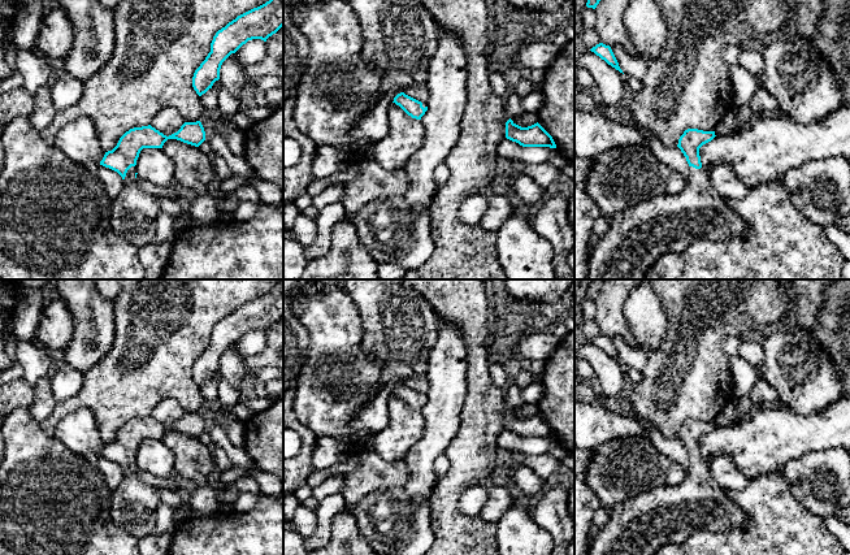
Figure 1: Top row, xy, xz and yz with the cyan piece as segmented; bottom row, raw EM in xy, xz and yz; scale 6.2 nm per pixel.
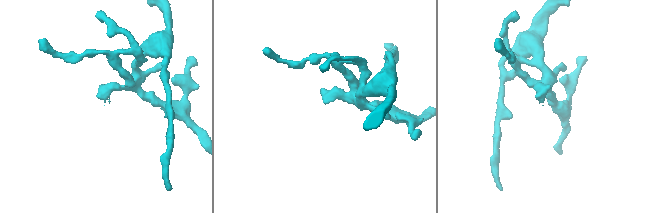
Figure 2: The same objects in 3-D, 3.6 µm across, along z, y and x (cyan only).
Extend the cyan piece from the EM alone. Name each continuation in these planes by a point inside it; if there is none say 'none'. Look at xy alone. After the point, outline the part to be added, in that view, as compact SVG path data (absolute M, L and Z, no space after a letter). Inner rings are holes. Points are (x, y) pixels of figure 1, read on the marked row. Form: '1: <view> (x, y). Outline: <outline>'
1: xy (133, 213). Outline: M135 166L127 170L121 194L112 200L110 225L116 234L140 250L157 238L156 218L161 209L155 196L139 188L135 173Z

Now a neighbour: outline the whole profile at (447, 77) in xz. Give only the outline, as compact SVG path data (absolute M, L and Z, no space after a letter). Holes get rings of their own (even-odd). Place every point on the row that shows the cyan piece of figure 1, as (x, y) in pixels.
M438 27L438 47L430 61L428 110L421 117L424 144L404 165L408 188L403 198L415 213L425 213L435 196L434 170L456 144L467 101L467 56L460 39Z

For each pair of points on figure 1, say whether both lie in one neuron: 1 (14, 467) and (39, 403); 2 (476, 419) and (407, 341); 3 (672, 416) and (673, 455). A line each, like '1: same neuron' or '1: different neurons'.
1: different neurons
2: different neurons
3: different neurons

